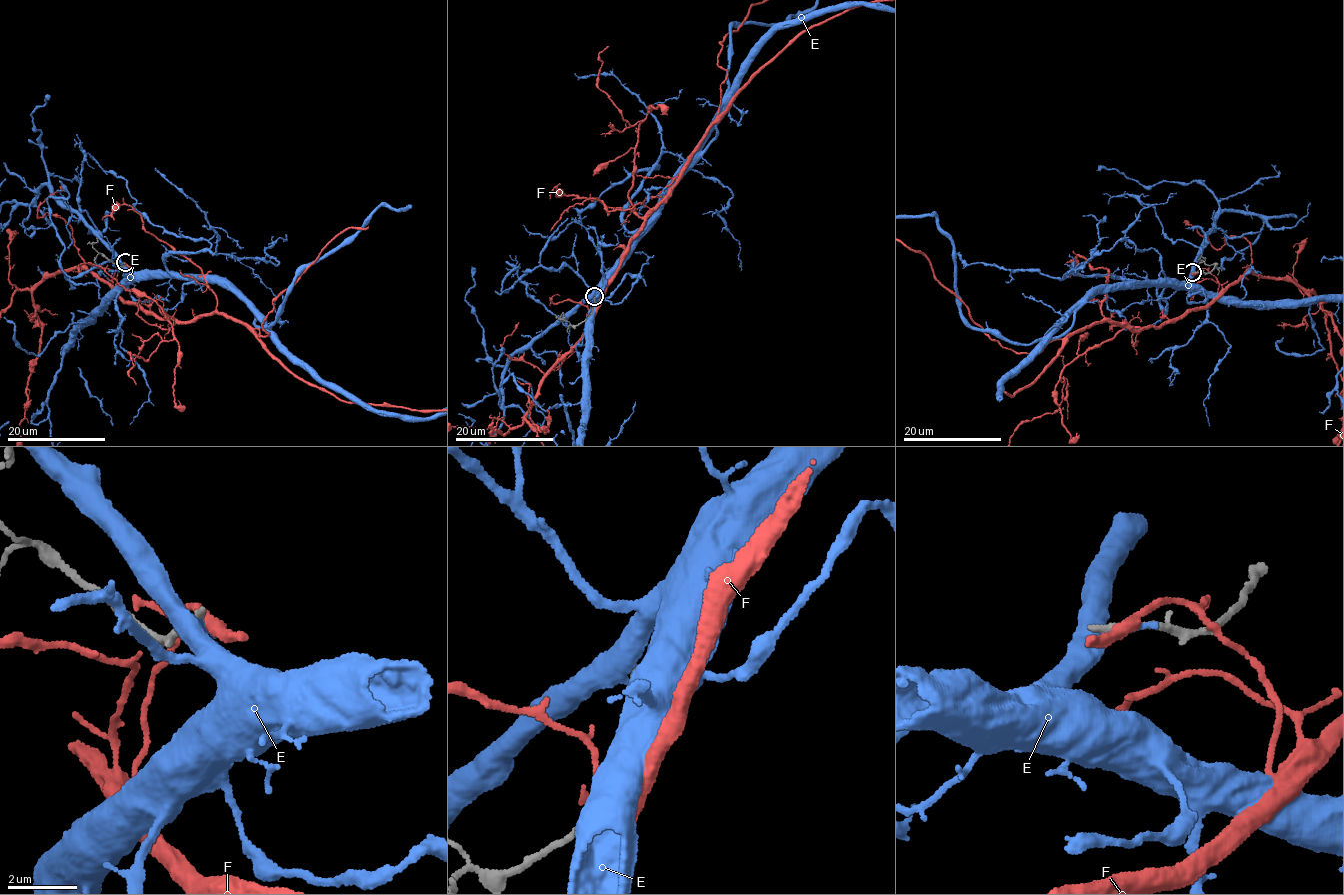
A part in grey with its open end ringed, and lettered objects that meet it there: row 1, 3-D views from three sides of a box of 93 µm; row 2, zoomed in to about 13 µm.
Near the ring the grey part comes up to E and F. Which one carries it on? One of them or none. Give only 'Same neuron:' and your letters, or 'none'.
Same neuron: none

